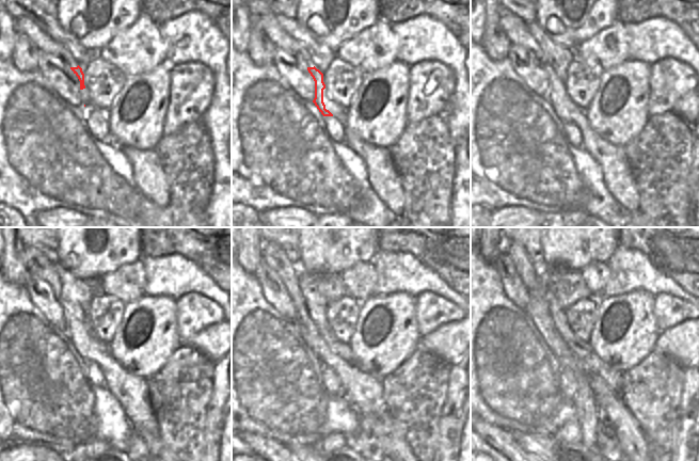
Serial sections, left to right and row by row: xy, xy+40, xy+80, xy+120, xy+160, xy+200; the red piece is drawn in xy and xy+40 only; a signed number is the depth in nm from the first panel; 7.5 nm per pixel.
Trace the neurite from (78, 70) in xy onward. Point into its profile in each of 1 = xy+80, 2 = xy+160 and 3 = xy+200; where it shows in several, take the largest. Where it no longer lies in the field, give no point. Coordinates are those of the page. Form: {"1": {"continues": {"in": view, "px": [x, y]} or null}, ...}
{"1": {"continues": {"in": "xy+80", "px": [556, 85]}}, "2": {"continues": {"in": "xy+160", "px": [307, 329]}}, "3": {"continues": {"in": "xy+200", "px": [537, 310]}}}

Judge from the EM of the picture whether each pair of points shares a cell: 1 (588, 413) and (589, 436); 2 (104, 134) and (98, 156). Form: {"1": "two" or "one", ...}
{"1": "one", "2": "two"}

